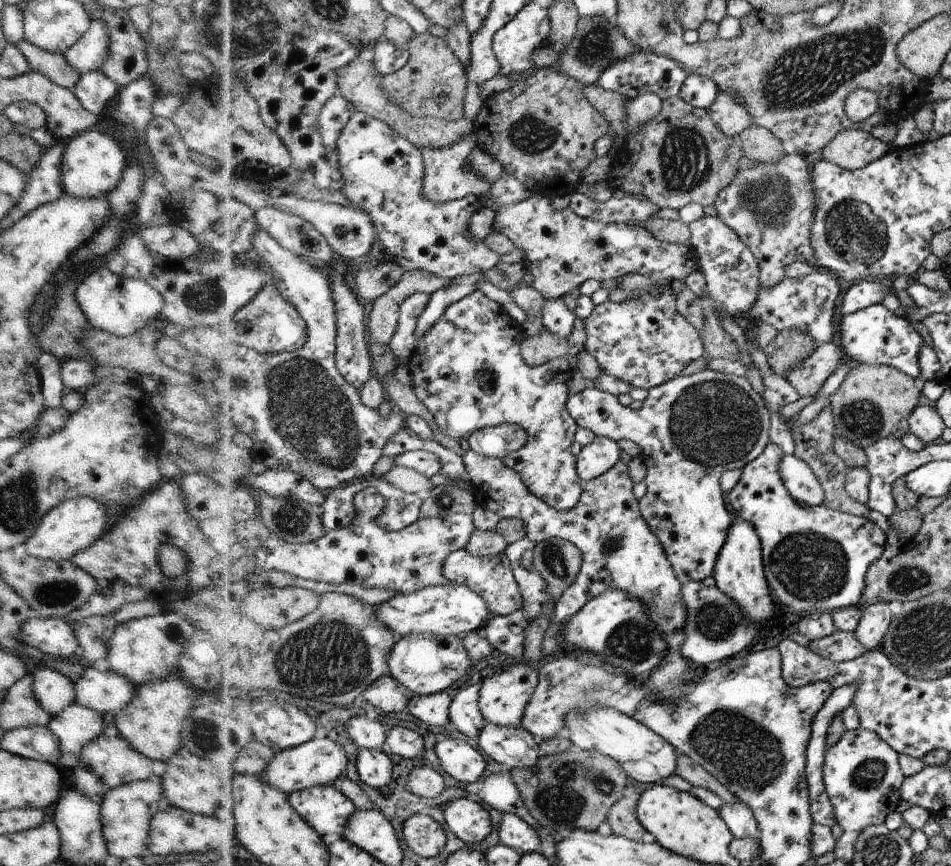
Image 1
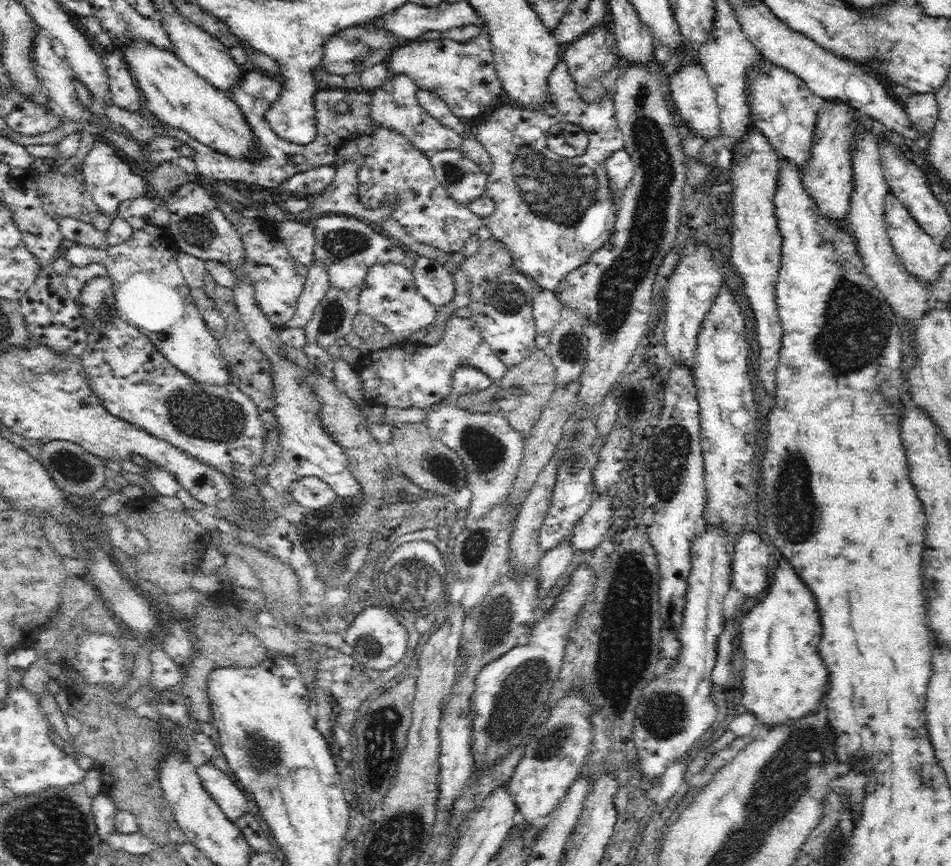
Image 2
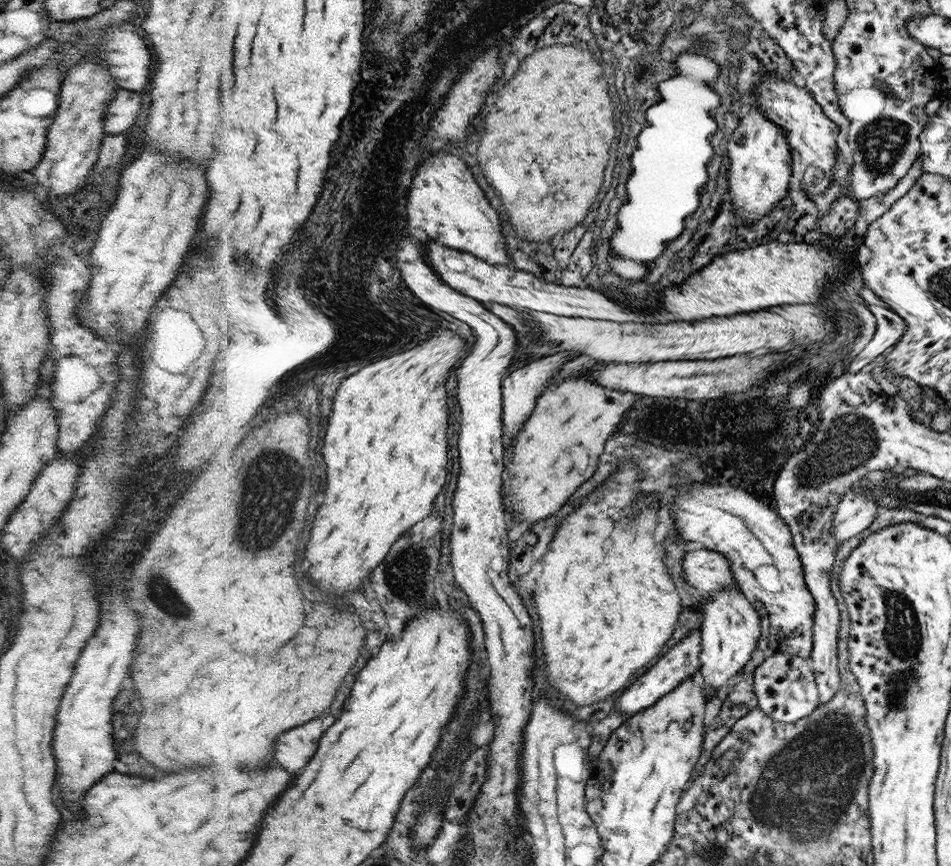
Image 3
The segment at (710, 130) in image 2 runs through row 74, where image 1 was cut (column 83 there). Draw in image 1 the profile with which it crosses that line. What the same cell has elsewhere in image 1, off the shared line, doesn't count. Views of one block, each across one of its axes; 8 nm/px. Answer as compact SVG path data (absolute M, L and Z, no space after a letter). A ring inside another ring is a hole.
M93 667L86 668L73 685L75 702L102 715L123 709L133 699L136 688L125 676Z

